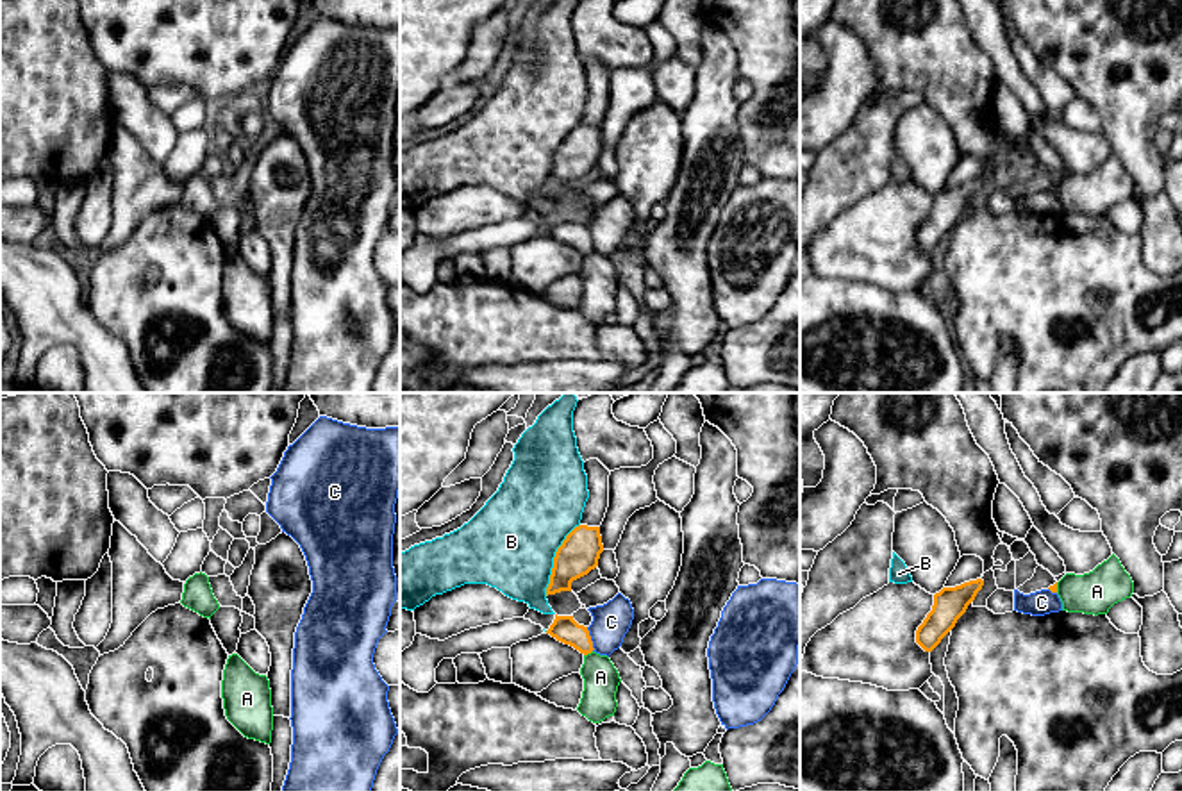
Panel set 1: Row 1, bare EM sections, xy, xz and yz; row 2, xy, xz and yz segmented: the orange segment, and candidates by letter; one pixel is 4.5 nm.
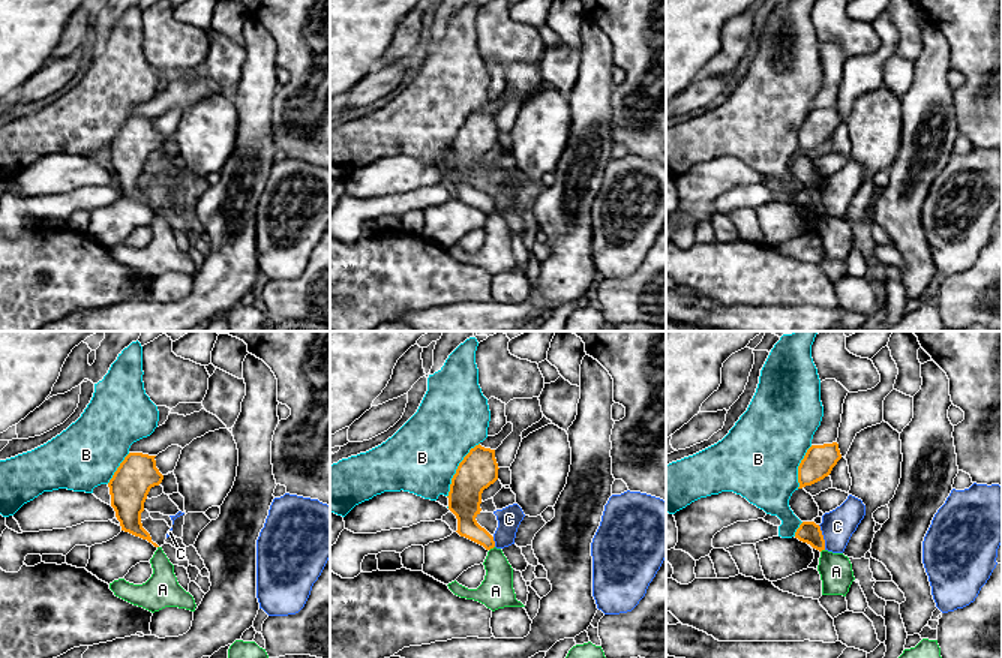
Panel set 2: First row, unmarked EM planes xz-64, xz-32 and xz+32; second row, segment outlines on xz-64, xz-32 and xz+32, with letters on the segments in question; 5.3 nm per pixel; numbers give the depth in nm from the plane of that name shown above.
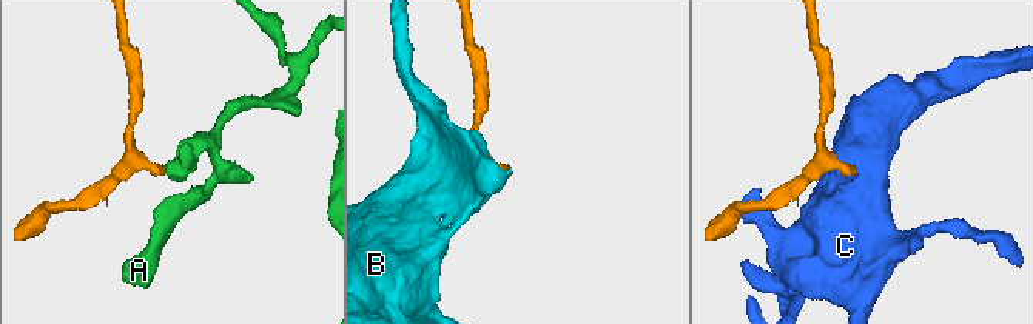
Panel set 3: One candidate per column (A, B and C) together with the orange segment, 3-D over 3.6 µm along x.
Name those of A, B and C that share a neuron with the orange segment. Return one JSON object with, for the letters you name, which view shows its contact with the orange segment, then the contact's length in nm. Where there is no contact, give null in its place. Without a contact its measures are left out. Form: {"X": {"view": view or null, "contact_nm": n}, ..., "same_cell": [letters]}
{"same_cell": []}

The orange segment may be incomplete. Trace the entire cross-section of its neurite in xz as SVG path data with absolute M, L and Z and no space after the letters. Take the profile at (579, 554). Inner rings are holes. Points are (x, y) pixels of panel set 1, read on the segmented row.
M575 527L555 552L546 596L571 591L573 580L587 575L598 566L602 552L600 527Z

